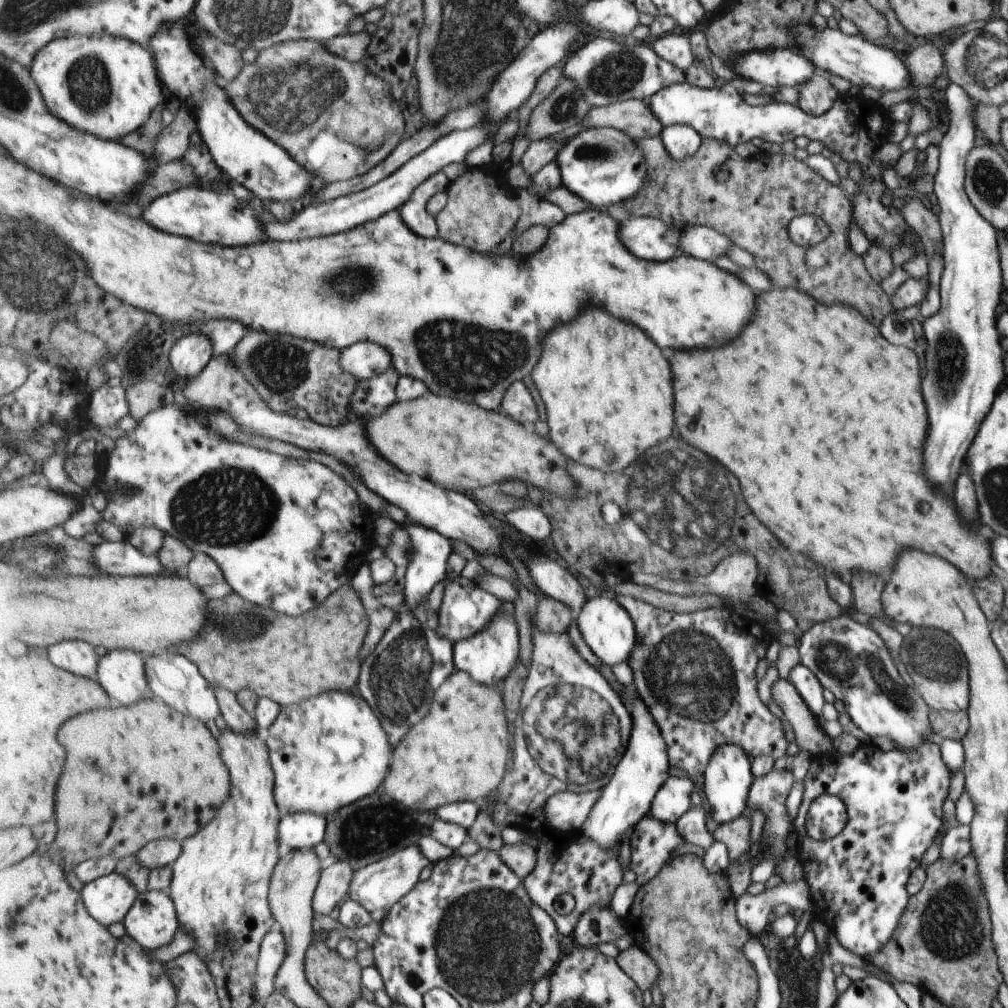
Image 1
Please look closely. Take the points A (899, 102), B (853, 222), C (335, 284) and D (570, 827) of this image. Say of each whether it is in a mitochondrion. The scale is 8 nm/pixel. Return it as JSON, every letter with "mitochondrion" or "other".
{"A":"other","B":"other","C":"mitochondrion","D":"other"}

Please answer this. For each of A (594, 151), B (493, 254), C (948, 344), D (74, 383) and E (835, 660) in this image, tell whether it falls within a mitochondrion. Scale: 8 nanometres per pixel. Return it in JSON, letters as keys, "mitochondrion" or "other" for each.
{"A":"mitochondrion","B":"other","C":"mitochondrion","D":"other","E":"mitochondrion"}

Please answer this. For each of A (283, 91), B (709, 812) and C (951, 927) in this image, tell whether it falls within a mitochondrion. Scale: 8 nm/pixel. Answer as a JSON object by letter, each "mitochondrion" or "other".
{"A":"mitochondrion","B":"other","C":"mitochondrion"}

